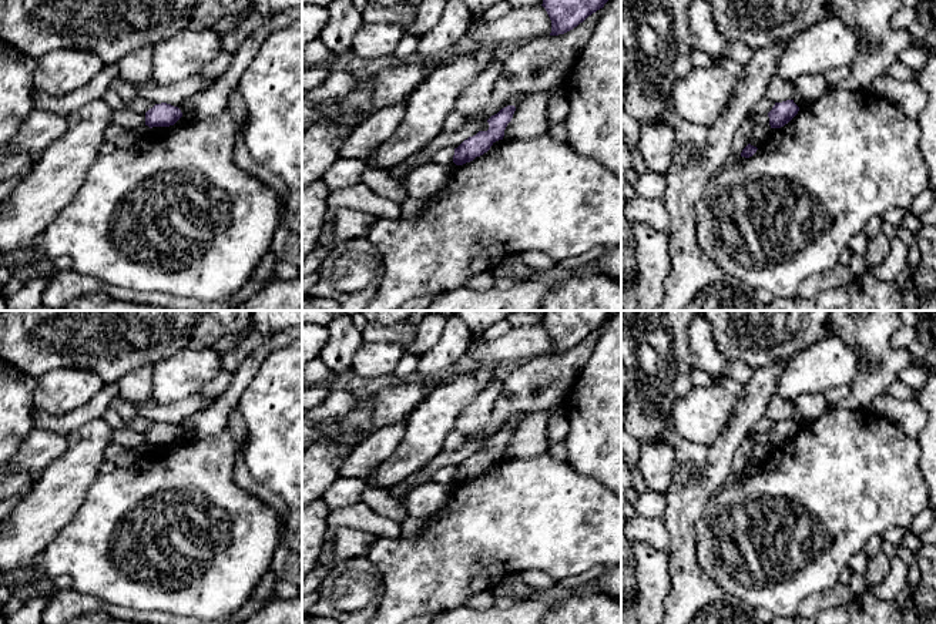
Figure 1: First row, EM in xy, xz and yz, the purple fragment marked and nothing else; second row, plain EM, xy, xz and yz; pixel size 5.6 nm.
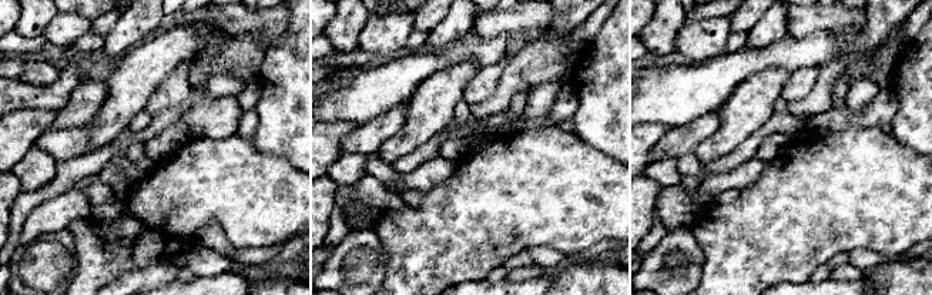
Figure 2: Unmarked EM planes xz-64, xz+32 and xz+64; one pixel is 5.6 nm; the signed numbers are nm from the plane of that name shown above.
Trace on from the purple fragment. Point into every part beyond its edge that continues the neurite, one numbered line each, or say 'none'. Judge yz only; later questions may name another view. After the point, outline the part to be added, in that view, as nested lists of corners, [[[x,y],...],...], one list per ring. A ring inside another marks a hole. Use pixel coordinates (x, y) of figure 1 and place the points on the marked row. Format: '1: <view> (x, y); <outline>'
none

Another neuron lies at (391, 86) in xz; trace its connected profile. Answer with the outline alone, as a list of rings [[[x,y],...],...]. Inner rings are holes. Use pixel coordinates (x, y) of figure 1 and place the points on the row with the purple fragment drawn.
[[[460,54],[430,60],[415,57],[370,78],[359,80],[346,97],[335,98],[340,108],[336,115],[322,115],[315,123],[346,124],[355,128],[375,113],[407,98],[436,67],[452,63],[457,56]]]

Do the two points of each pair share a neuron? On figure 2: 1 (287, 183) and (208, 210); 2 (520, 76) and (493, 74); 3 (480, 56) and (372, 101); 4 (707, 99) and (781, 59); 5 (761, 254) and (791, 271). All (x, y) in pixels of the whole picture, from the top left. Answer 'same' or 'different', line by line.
1: same
2: different
3: same
4: same
5: same

